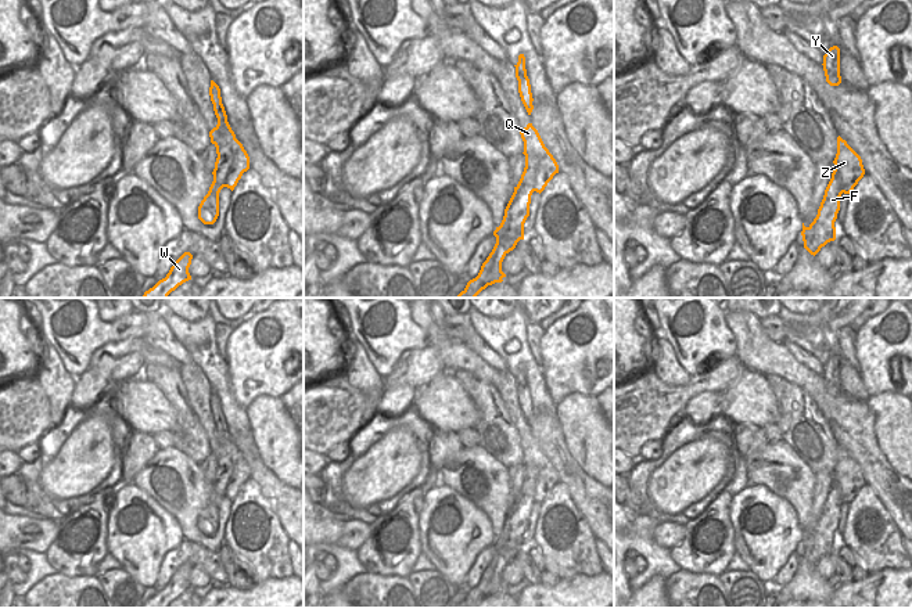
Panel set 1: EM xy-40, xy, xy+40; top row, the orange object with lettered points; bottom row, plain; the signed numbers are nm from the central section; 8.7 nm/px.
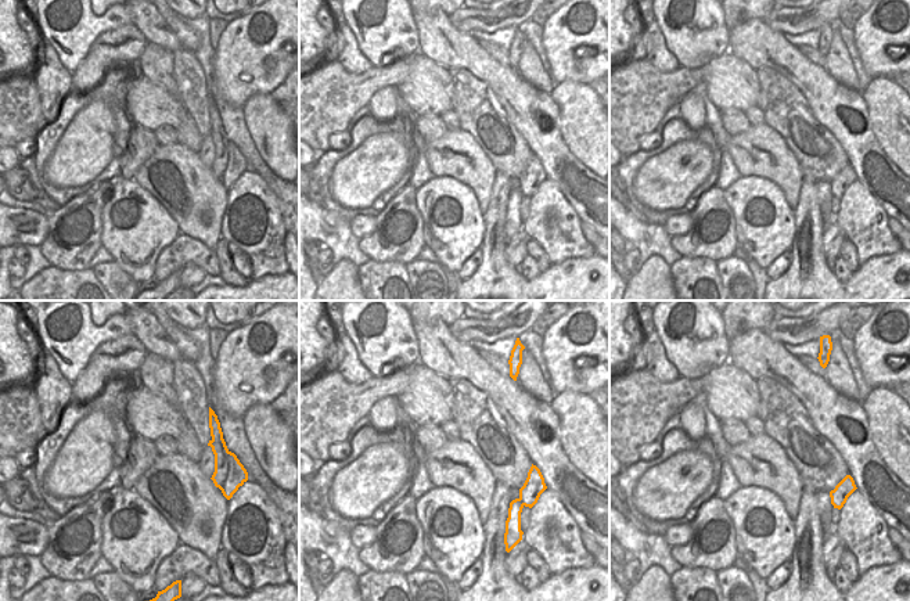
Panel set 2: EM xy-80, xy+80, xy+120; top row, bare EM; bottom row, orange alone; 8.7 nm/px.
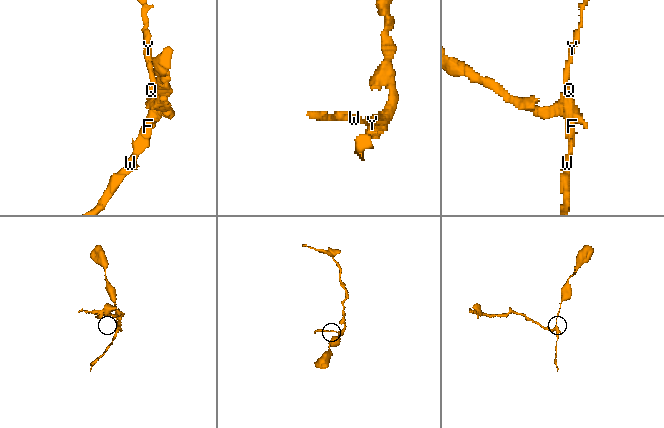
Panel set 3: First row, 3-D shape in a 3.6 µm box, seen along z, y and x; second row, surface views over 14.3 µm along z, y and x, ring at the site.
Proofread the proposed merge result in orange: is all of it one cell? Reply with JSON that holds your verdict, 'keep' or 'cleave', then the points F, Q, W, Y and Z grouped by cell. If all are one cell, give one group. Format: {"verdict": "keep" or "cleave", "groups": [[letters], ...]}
{"verdict": "cleave", "groups": [["F", "Q", "W", "Y"], ["Z"]]}

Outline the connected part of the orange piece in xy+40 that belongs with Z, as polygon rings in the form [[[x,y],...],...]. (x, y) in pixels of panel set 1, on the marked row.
[[[841,150],[833,163],[841,177],[843,193],[850,194],[865,175],[861,157],[855,151]]]

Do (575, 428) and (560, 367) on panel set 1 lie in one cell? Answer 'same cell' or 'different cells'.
different cells

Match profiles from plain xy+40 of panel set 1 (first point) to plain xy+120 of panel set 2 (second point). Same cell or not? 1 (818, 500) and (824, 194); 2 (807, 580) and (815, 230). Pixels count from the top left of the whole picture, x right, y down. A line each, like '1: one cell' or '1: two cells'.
1: two cells
2: one cell

